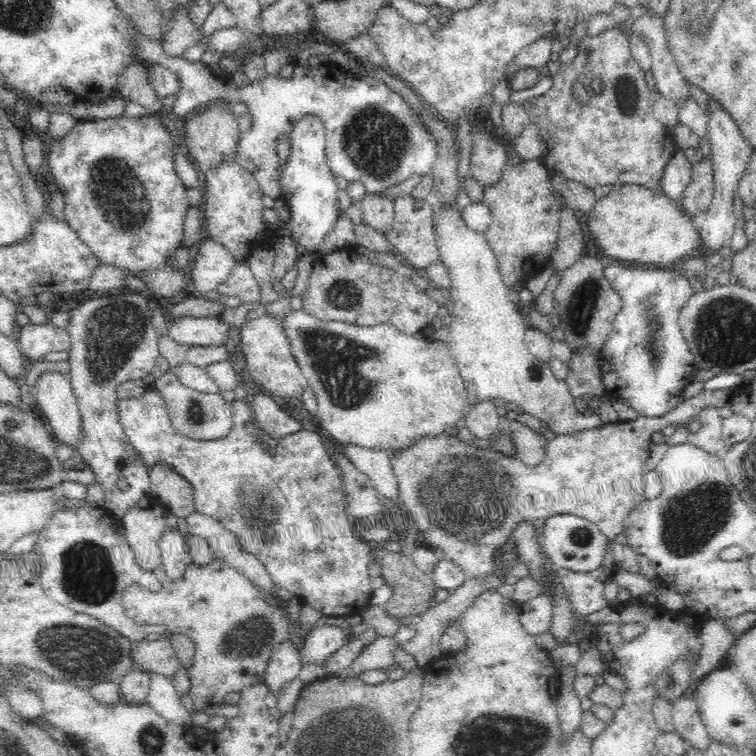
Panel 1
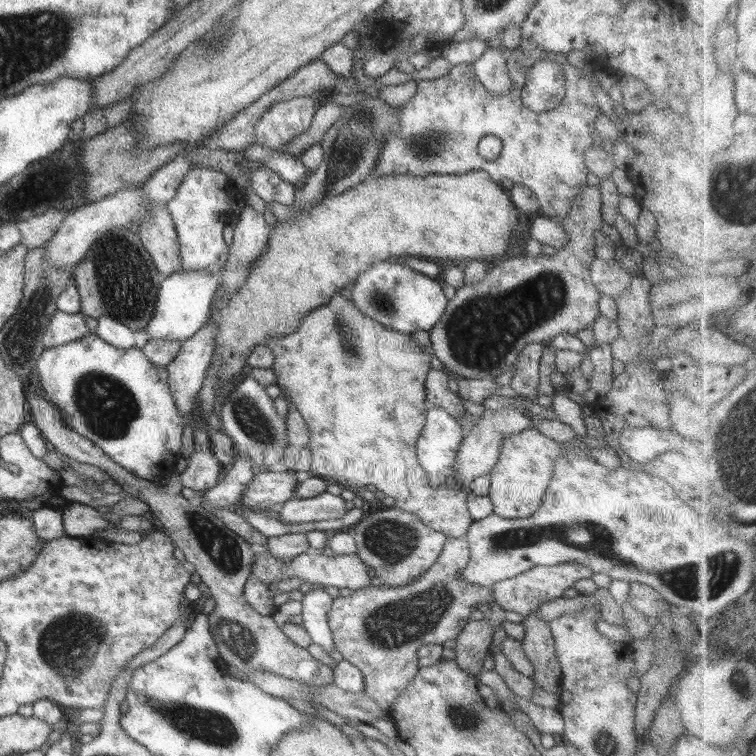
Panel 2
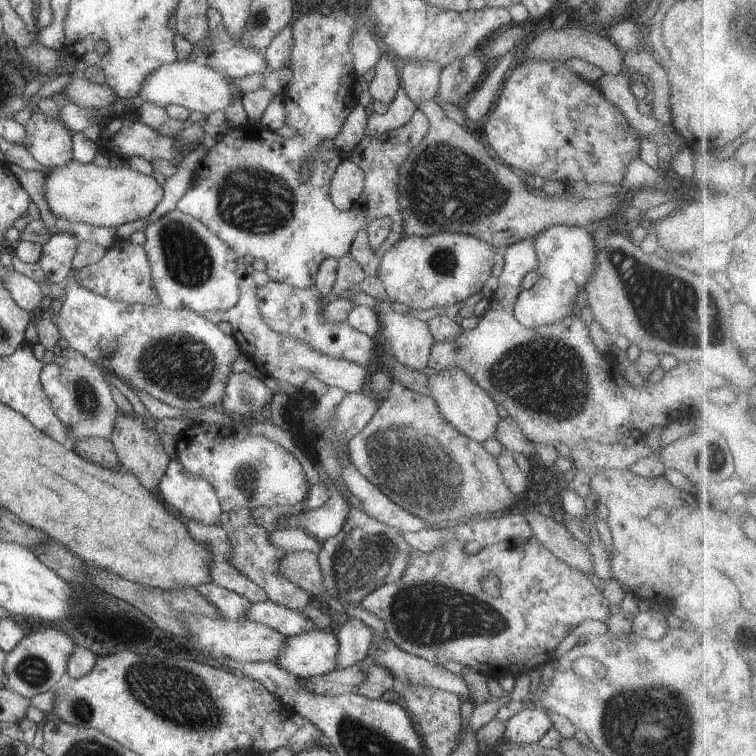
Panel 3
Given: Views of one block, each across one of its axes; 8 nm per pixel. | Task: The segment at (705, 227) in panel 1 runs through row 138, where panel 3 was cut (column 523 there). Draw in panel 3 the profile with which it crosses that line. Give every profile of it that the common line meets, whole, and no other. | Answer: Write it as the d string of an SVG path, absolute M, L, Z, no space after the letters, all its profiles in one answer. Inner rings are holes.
M524 707L505 722L503 740L514 744L538 744L552 727L546 710Z

